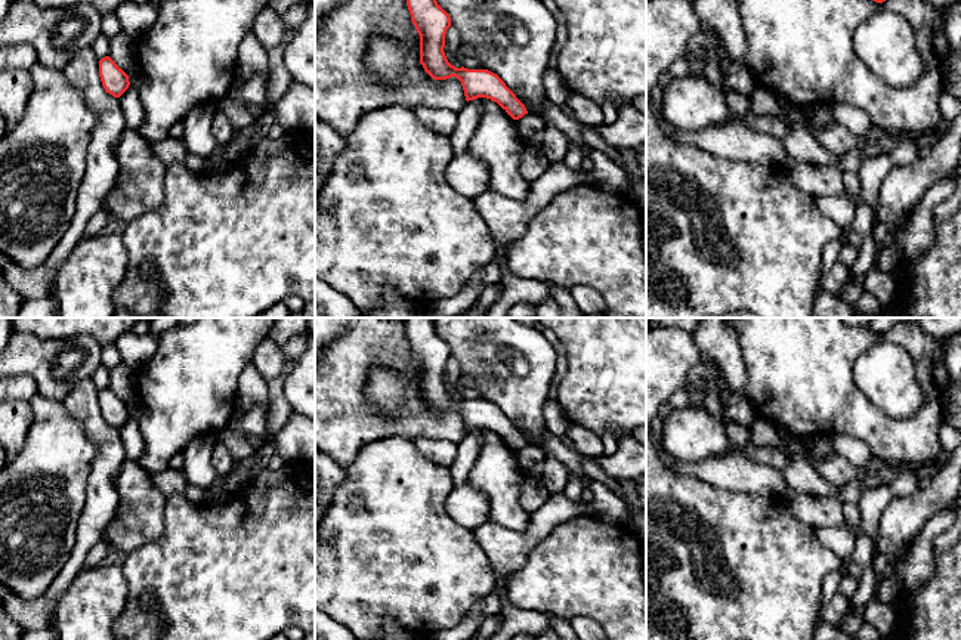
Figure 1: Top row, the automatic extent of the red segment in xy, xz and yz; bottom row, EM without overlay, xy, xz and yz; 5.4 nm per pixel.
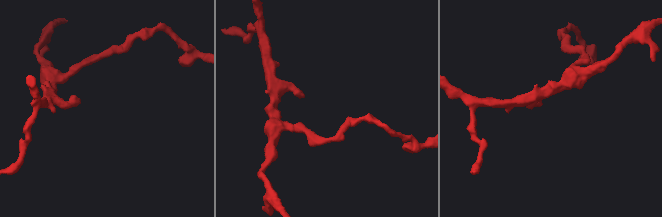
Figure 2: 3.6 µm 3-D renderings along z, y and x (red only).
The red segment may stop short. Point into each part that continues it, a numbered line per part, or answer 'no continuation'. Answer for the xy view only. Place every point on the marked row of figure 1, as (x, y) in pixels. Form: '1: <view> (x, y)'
no continuation

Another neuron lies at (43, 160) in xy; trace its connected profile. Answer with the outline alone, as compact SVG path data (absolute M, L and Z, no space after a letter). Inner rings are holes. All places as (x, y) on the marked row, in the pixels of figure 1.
M37 62L28 71L33 90L25 112L15 129L0 137L0 251L25 270L44 265L71 225L87 167L90 136L96 124L83 93L64 77L61 69Z

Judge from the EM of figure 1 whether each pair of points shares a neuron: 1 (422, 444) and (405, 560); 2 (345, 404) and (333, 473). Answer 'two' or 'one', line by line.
1: two
2: two

